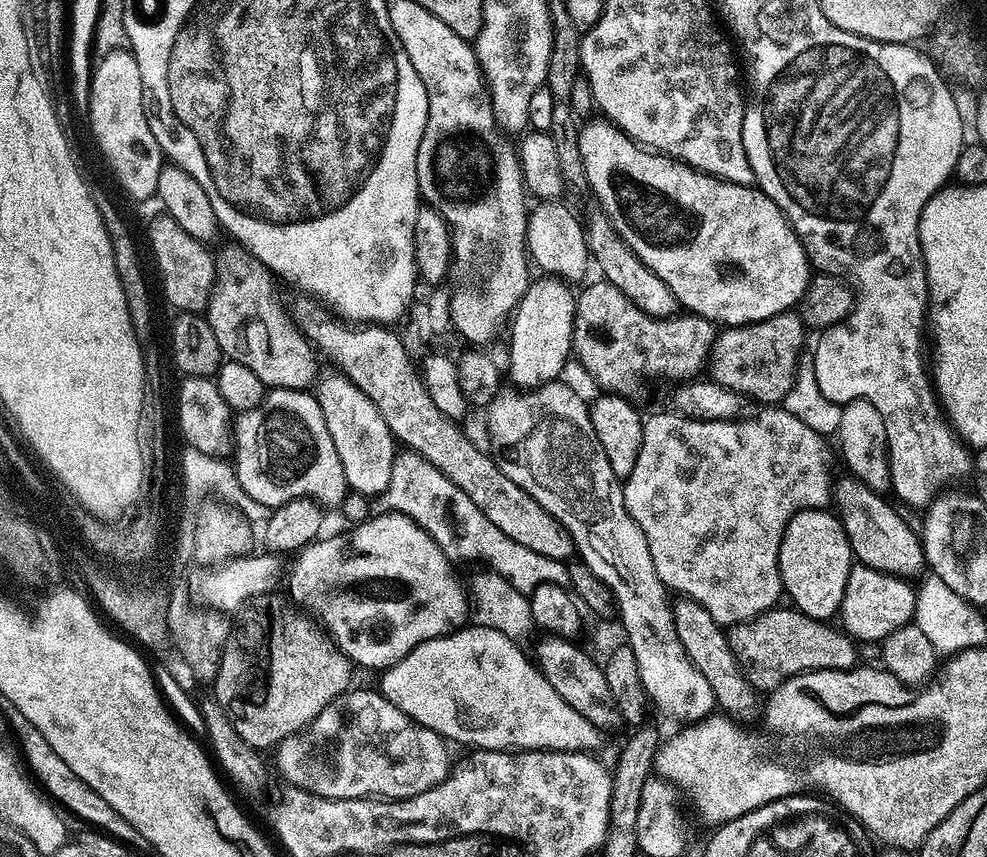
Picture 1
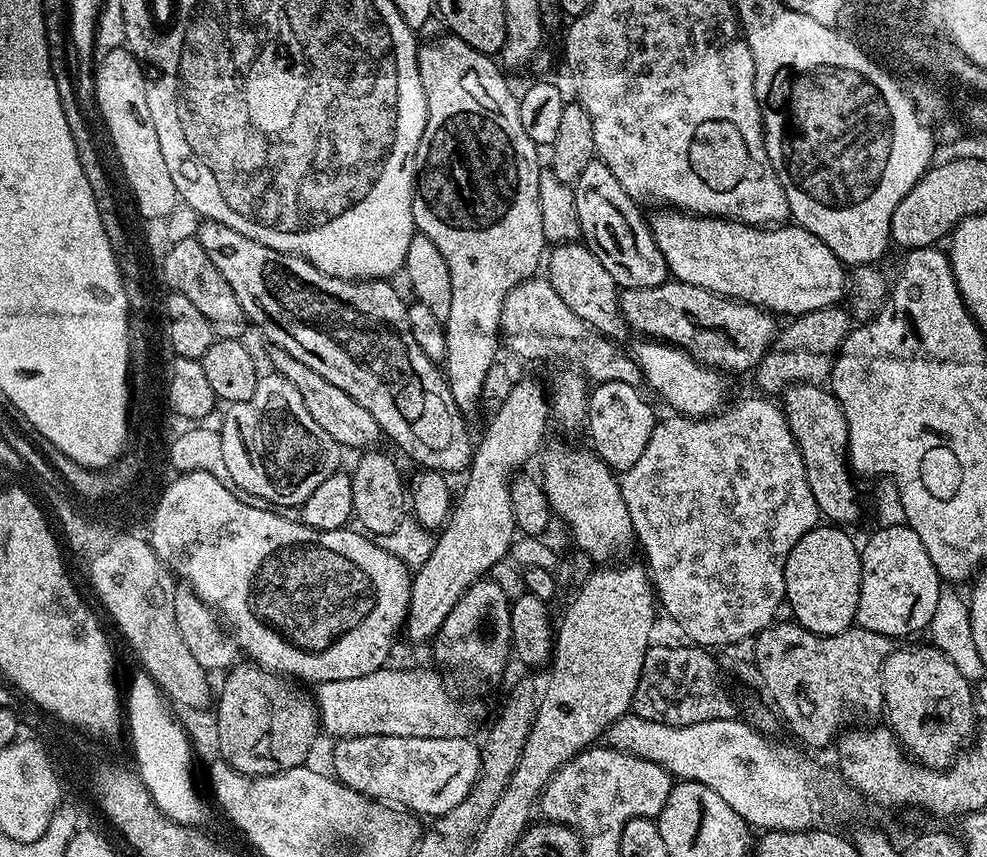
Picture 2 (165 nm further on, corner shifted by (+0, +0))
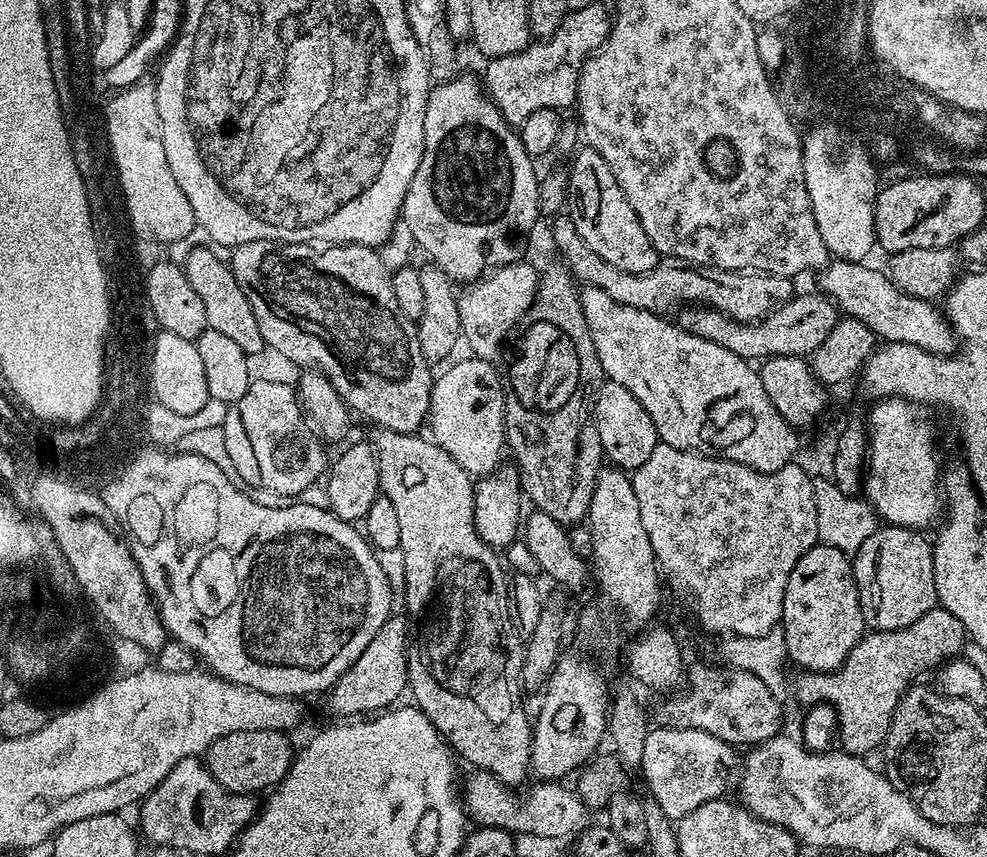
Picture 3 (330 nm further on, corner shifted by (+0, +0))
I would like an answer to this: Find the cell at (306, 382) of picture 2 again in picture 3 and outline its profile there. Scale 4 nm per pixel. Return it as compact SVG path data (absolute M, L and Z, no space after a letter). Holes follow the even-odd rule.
M380 428L377 436L370 440L376 453L378 470L380 471L380 491L386 499L394 506L398 514L398 538L402 550L402 562L404 563L404 604L408 607L407 619L410 621L410 639L408 646L408 687L407 691L412 692L415 707L426 714L426 718L439 730L449 748L461 761L469 760L471 767L476 770L483 770L497 776L501 782L509 786L517 786L530 776L532 766L532 724L530 716L520 709L520 694L522 685L520 671L524 661L525 641L516 627L513 613L510 611L510 584L506 579L506 568L495 551L488 547L487 542L476 533L474 522L474 480L470 473L442 446L438 446L435 440L425 438L423 435L410 432L391 432L389 428Z

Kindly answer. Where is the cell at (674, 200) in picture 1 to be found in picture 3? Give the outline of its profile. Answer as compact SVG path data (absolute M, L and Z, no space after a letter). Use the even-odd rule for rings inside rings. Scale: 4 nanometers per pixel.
M833 259L819 273L819 291L827 296L844 316L853 316L858 322L889 344L909 344L939 356L955 353L958 348L956 333L948 323L947 315L933 301L906 294L883 271L867 268L867 263Z

